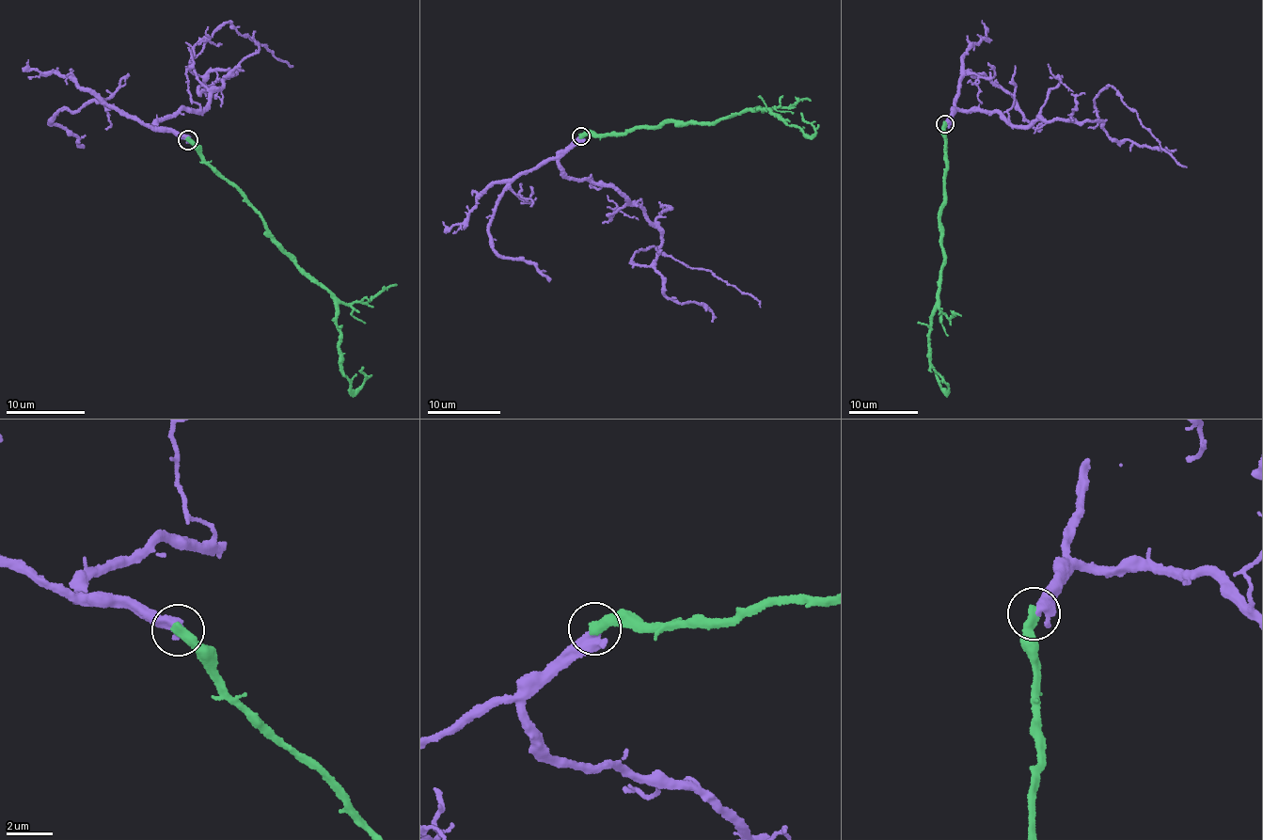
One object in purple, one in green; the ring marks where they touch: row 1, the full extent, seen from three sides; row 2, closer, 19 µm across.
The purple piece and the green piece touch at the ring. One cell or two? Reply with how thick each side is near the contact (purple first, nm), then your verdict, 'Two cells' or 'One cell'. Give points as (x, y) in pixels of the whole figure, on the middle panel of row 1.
Thickness 500 nm (purple) against 440 nm. Two cells

